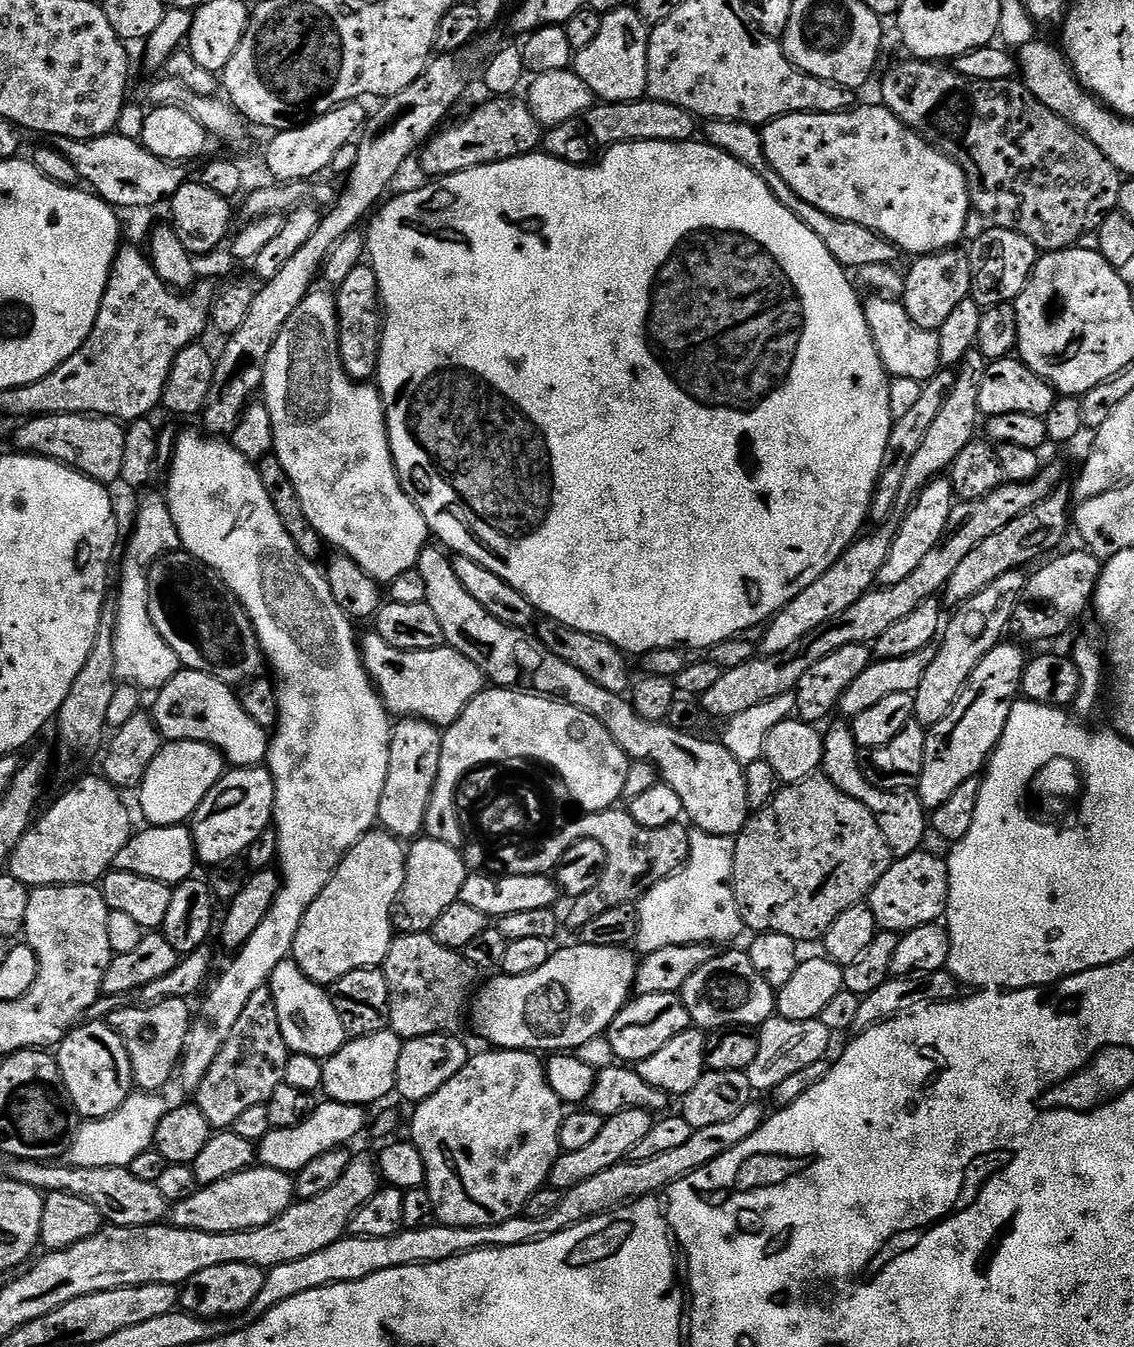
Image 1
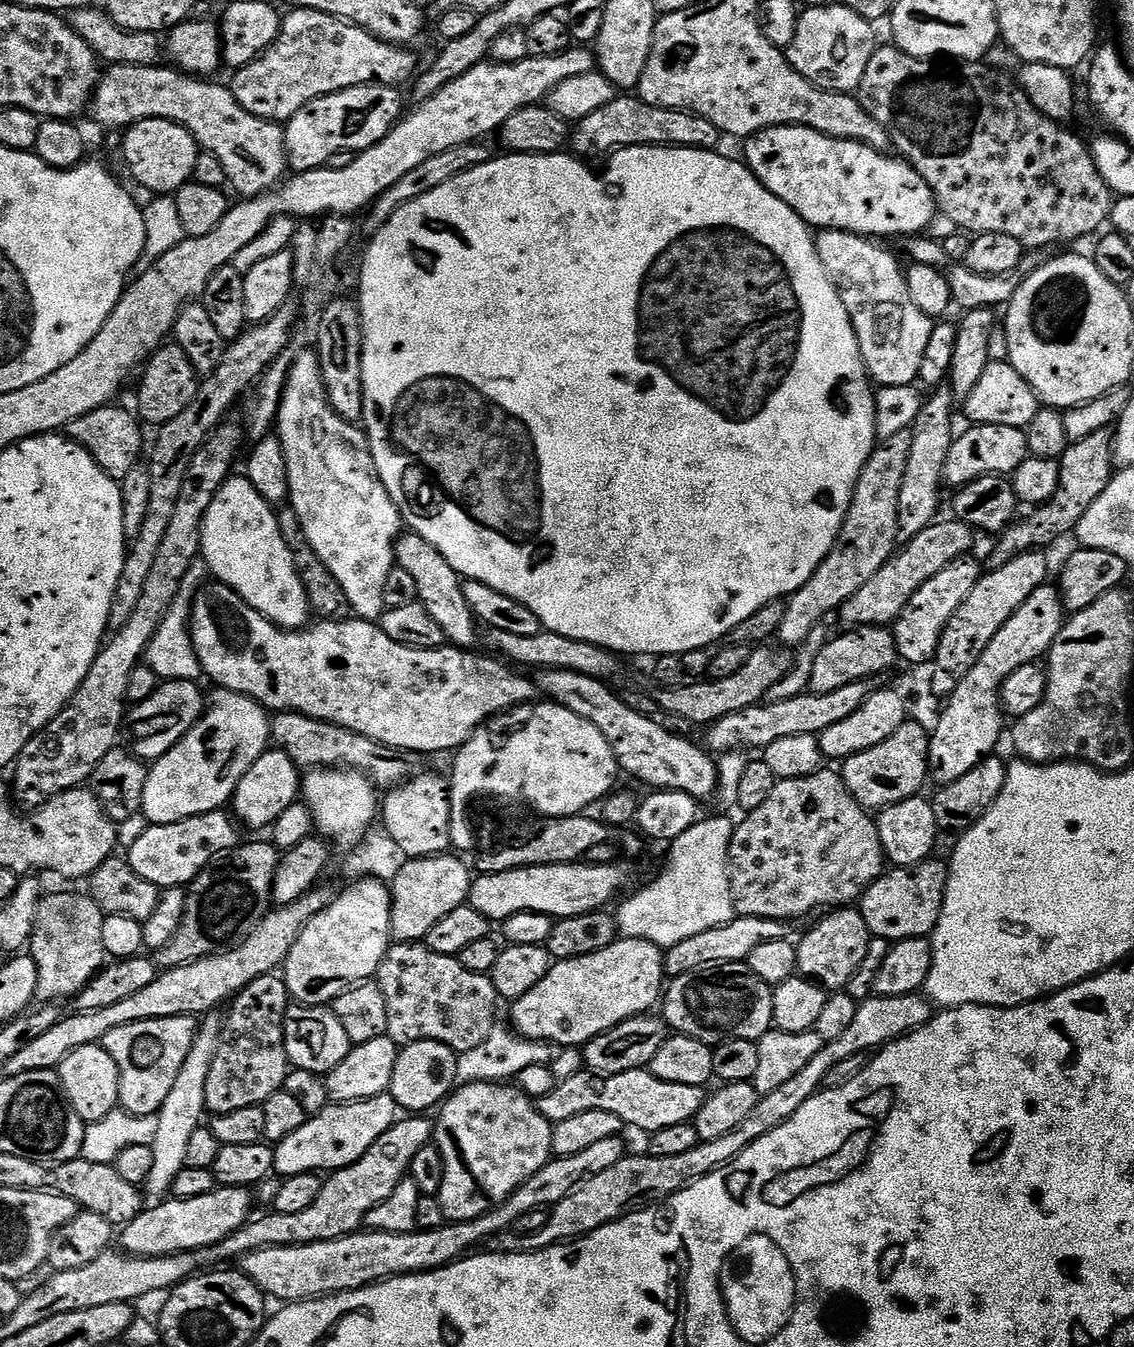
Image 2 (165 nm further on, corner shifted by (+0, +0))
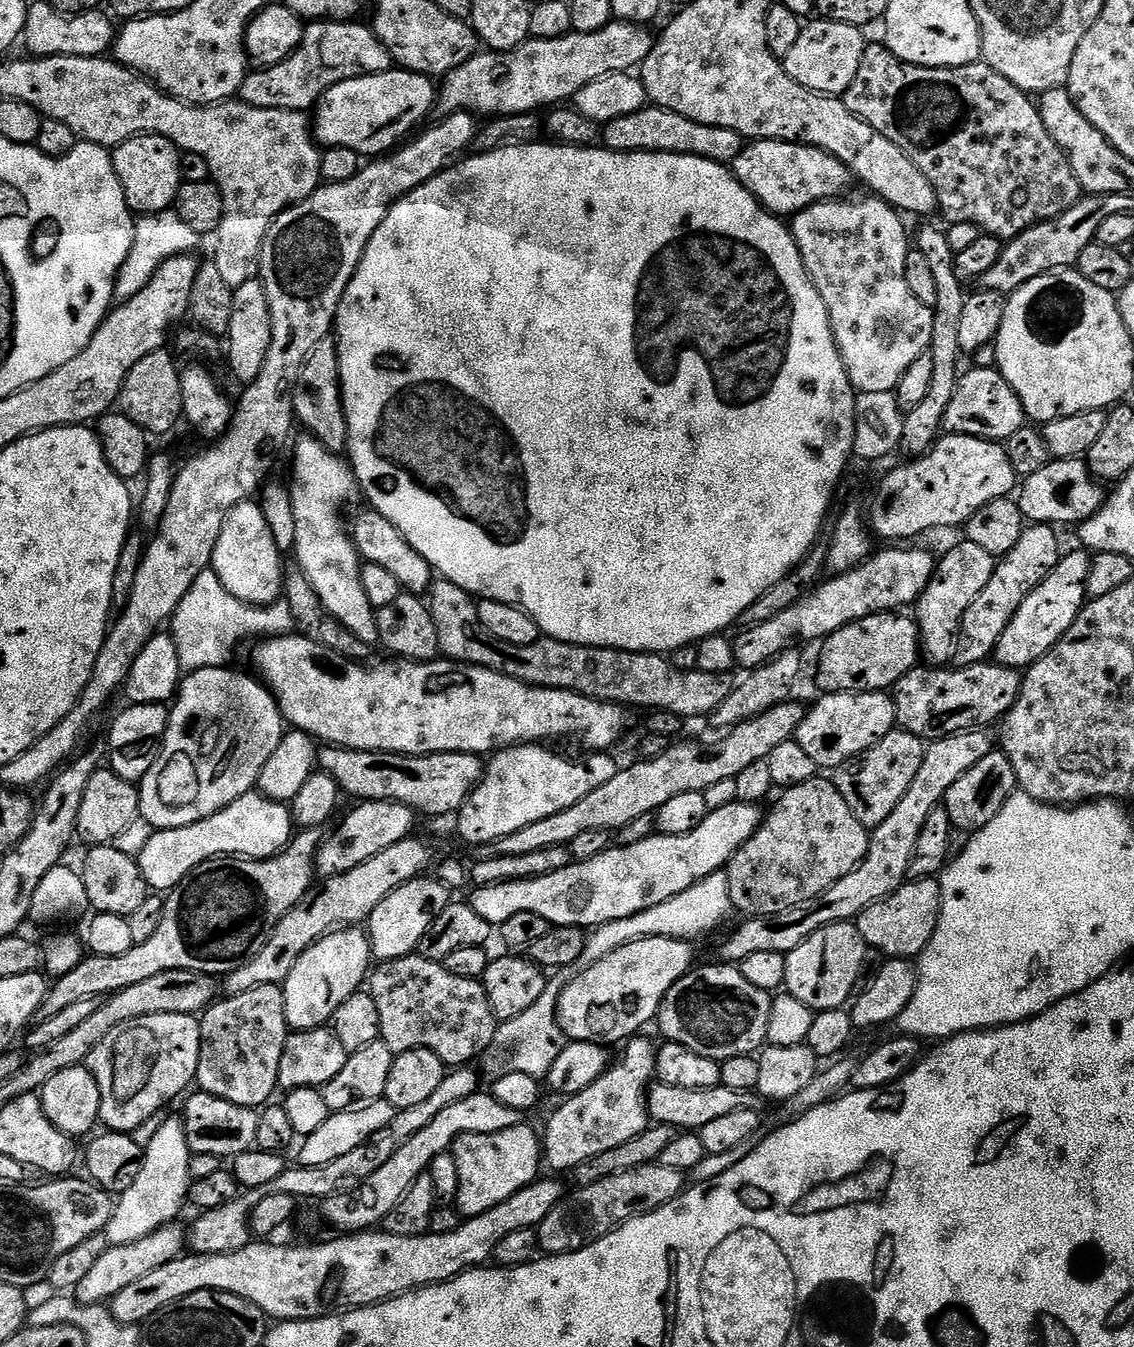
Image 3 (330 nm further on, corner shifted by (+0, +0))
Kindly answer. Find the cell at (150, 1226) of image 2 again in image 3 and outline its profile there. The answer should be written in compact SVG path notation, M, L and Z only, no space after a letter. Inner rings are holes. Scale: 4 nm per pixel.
M173 1222L151 1233L148 1237L140 1238L138 1241L130 1242L128 1245L108 1246L103 1254L94 1262L94 1266L87 1271L86 1276L82 1278L74 1289L74 1296L81 1304L101 1304L111 1301L113 1296L118 1295L130 1282L138 1282L145 1274L150 1274L153 1270L158 1270L158 1266L166 1266L166 1262L176 1259L181 1255L186 1240L186 1232L183 1227L179 1228L179 1223Z

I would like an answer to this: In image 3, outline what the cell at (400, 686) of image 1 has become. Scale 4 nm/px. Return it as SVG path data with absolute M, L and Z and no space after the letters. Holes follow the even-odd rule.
M299 634L287 636L273 636L259 641L260 645L252 652L252 660L256 663L255 671L265 688L272 693L276 703L280 705L280 712L285 721L297 732L307 732L309 736L328 746L338 748L353 748L362 752L389 752L399 756L429 756L435 752L475 752L477 754L495 754L502 748L514 748L517 744L540 744L552 742L548 740L565 740L576 748L581 748L584 754L604 754L612 748L624 736L628 728L628 716L623 707L618 704L604 704L601 700L591 700L580 696L570 690L561 688L539 688L533 684L526 684L521 680L515 680L509 676L494 672L489 668L479 668L476 664L458 664L447 658L425 660L423 662L400 662L396 664L384 664L381 668L359 668L359 663L349 662L339 656L333 656L322 646L310 642L310 638Z

